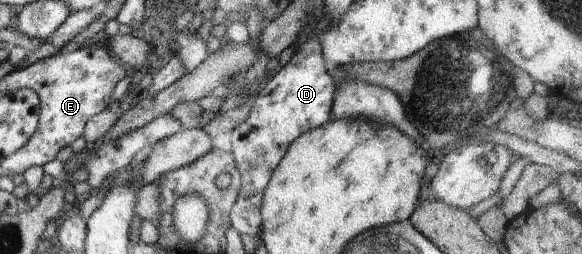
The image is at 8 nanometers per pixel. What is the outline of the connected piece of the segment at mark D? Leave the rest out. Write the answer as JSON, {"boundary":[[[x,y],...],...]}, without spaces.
{"boundary":[[[313,19],[309,25],[305,25],[299,31],[298,40],[292,44],[295,47],[295,54],[287,65],[281,66],[280,71],[258,91],[249,117],[232,132],[232,152],[240,171],[242,184],[239,197],[237,197],[233,209],[230,211],[230,220],[232,226],[239,233],[247,233],[253,237],[261,229],[261,206],[265,188],[271,177],[273,177],[275,168],[281,163],[291,142],[295,141],[299,135],[303,135],[316,127],[321,127],[321,125],[330,121],[329,115],[332,112],[333,93],[336,91],[336,86],[326,67],[323,53],[321,53],[321,41],[319,41],[318,35],[315,35],[314,29],[319,20]]]}

